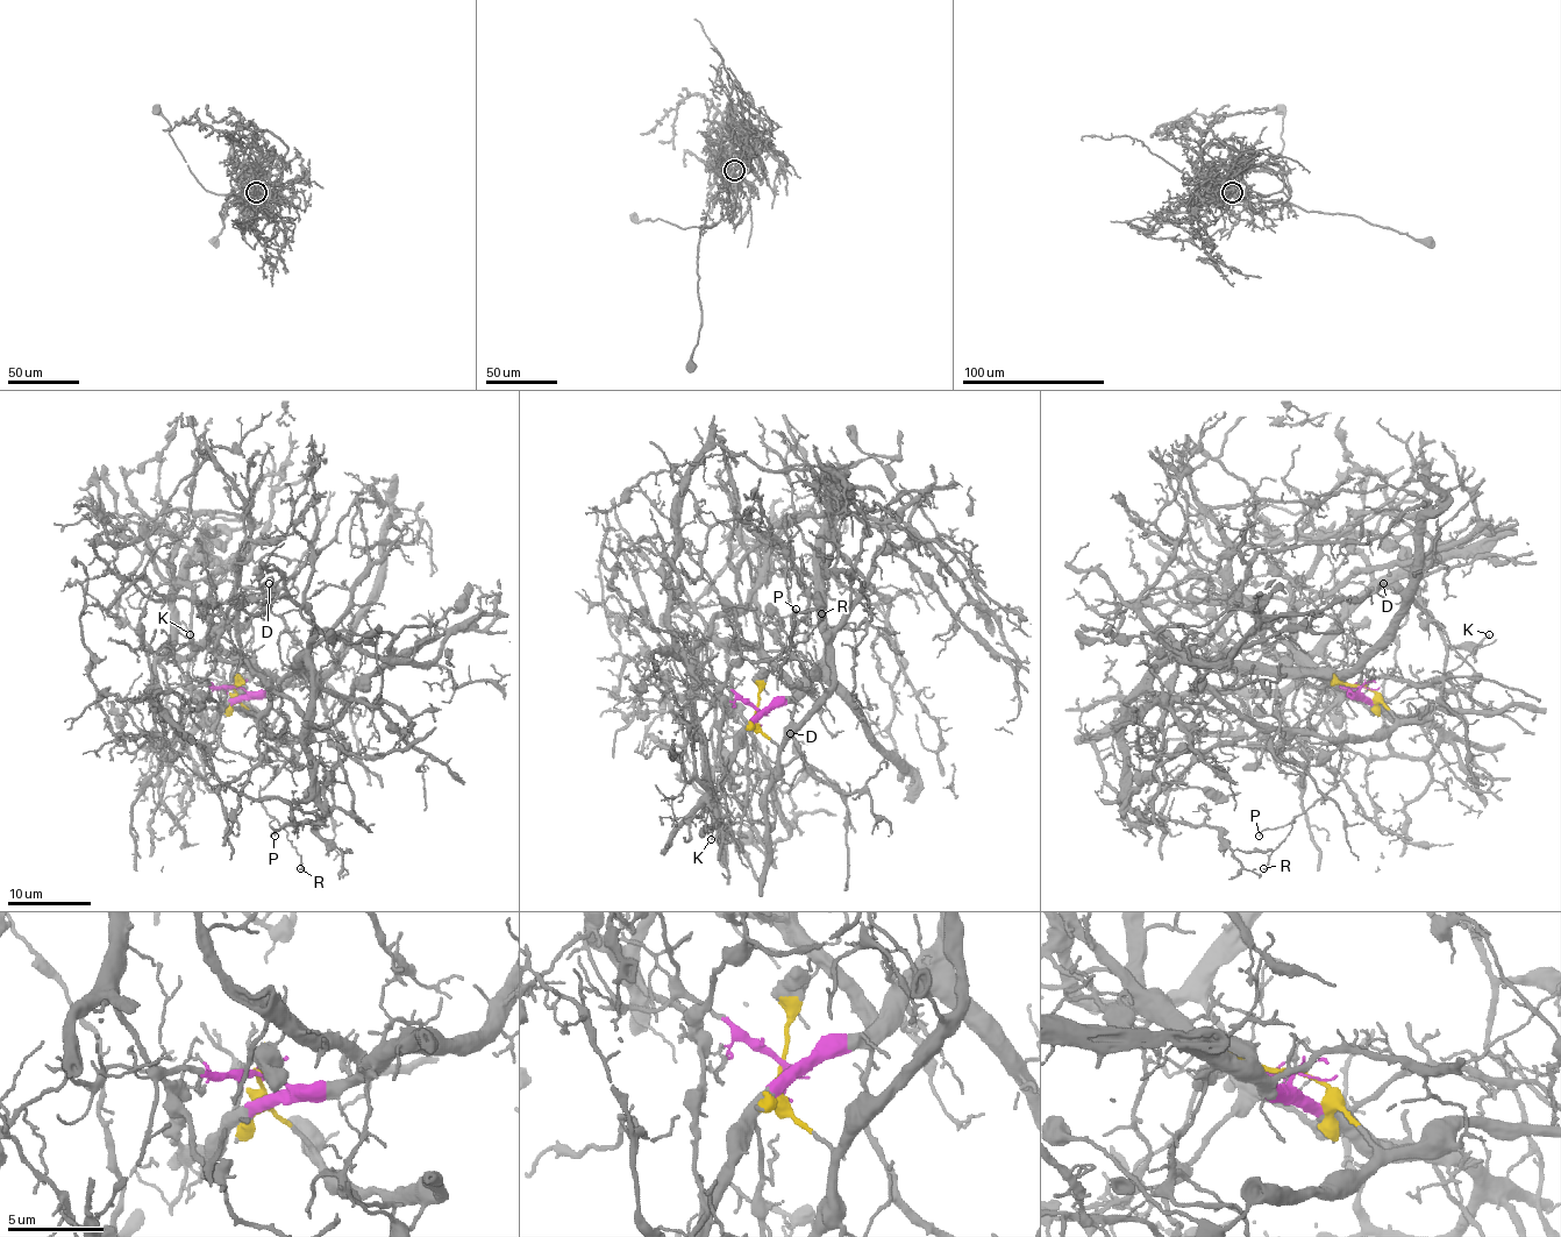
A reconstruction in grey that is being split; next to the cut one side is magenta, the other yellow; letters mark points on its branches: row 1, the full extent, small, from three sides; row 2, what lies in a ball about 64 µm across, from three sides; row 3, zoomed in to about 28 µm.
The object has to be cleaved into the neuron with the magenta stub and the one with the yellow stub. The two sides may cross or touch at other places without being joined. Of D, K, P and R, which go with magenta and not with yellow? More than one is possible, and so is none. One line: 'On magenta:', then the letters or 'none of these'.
On magenta: P, R

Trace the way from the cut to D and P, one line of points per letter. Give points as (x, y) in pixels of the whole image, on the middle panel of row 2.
D: (756, 715), (777, 748), (777, 773), (767, 818), (750, 823), (775, 820), (771, 777), (796, 754), (790, 733)
P: (756, 715), (783, 704), (800, 685), (804, 675), (796, 659), (812, 690), (782, 680), (793, 644), (796, 609)

